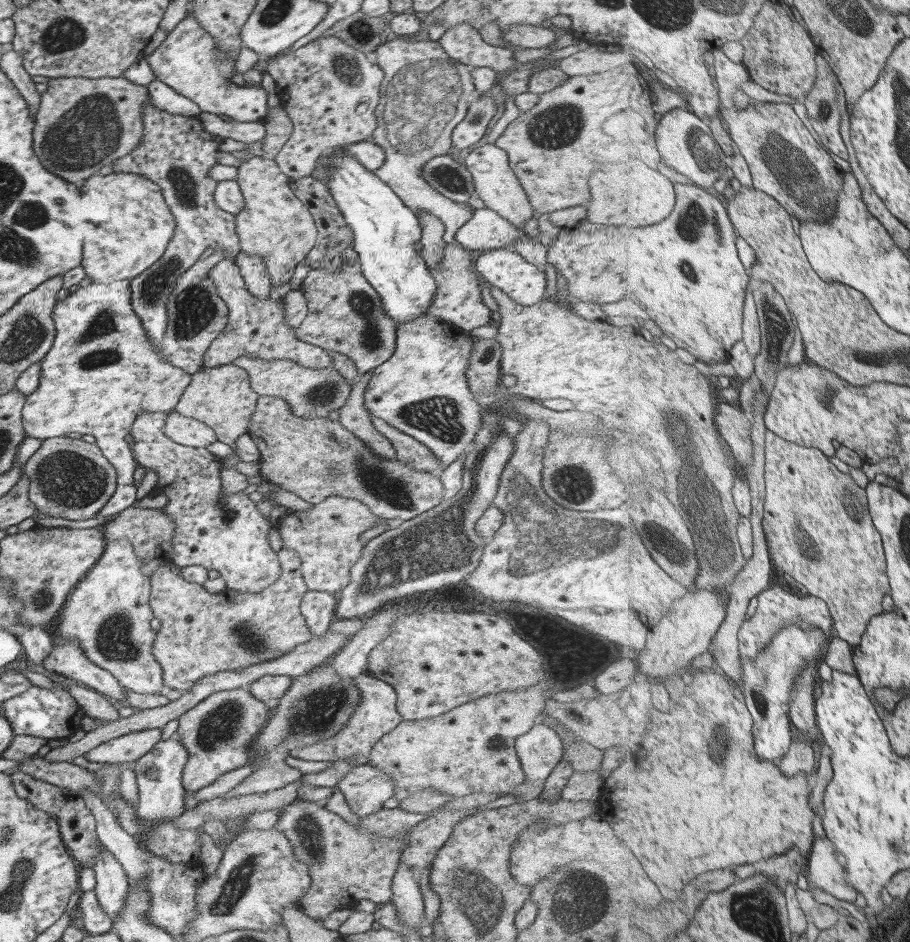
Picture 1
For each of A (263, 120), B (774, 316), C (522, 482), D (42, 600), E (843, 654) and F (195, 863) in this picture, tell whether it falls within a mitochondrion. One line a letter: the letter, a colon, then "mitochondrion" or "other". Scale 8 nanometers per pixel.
A: other
B: mitochondrion
C: mitochondrion
D: mitochondrion
E: other
F: other

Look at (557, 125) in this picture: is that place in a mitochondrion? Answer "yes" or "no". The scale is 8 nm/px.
yes

